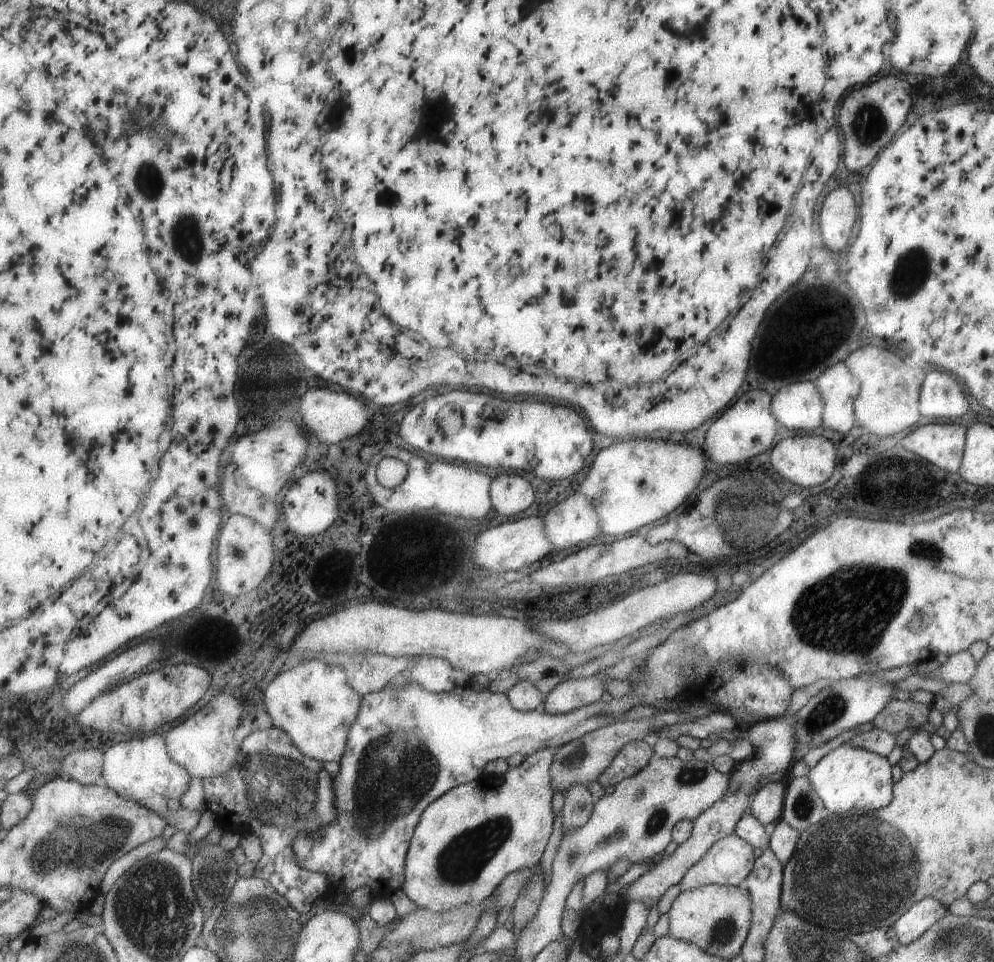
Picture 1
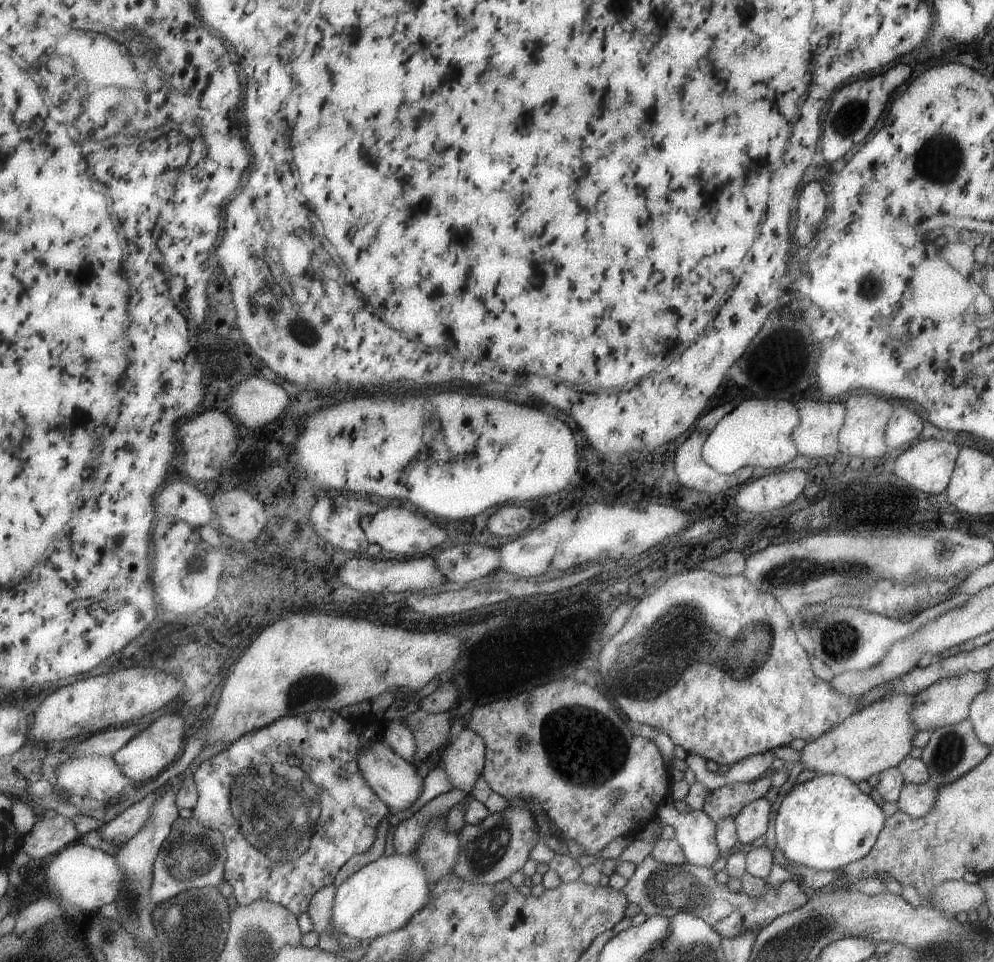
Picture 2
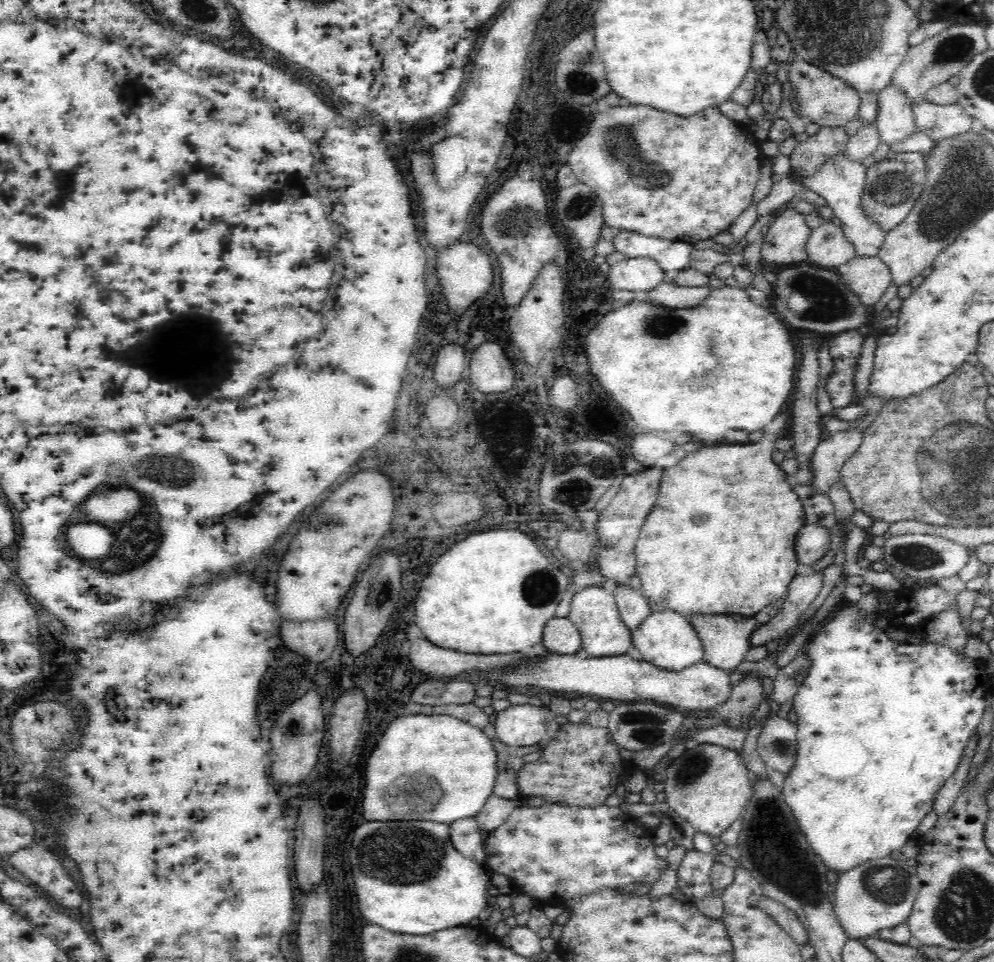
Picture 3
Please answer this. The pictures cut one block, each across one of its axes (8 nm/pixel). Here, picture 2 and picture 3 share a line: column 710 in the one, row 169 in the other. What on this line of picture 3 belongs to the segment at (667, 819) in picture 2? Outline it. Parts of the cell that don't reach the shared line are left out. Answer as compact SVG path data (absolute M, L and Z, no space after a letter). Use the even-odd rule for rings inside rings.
M840 152L827 160L814 176L804 177L802 180L805 187L824 198L826 206L832 210L833 216L840 220L838 227L842 229L846 243L850 243L854 247L854 254L859 257L877 256L887 233L861 207L866 172L867 170L860 161L852 161Z

